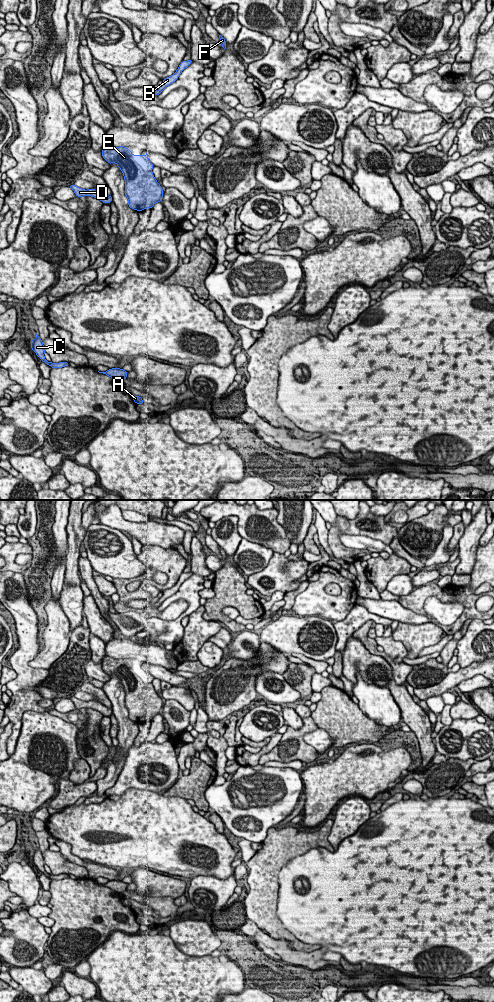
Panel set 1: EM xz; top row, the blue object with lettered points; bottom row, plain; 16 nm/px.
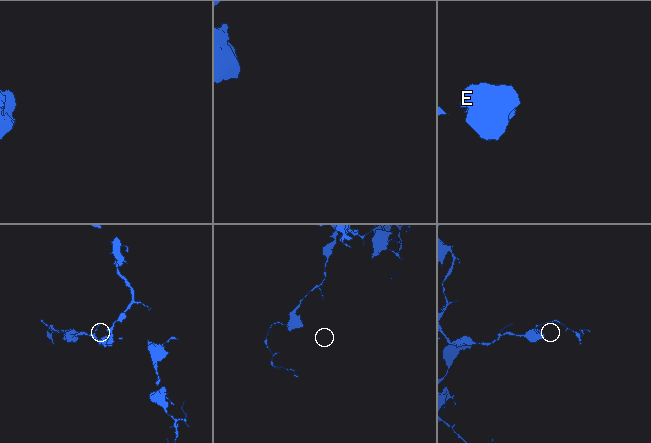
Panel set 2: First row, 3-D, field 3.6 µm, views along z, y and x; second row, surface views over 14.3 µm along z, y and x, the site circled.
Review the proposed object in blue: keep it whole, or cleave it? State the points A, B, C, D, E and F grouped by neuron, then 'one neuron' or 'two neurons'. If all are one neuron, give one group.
A B C D E F | one neuron

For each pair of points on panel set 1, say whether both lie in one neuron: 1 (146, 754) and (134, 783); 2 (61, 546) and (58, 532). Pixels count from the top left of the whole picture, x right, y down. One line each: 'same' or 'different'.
1: same
2: same

